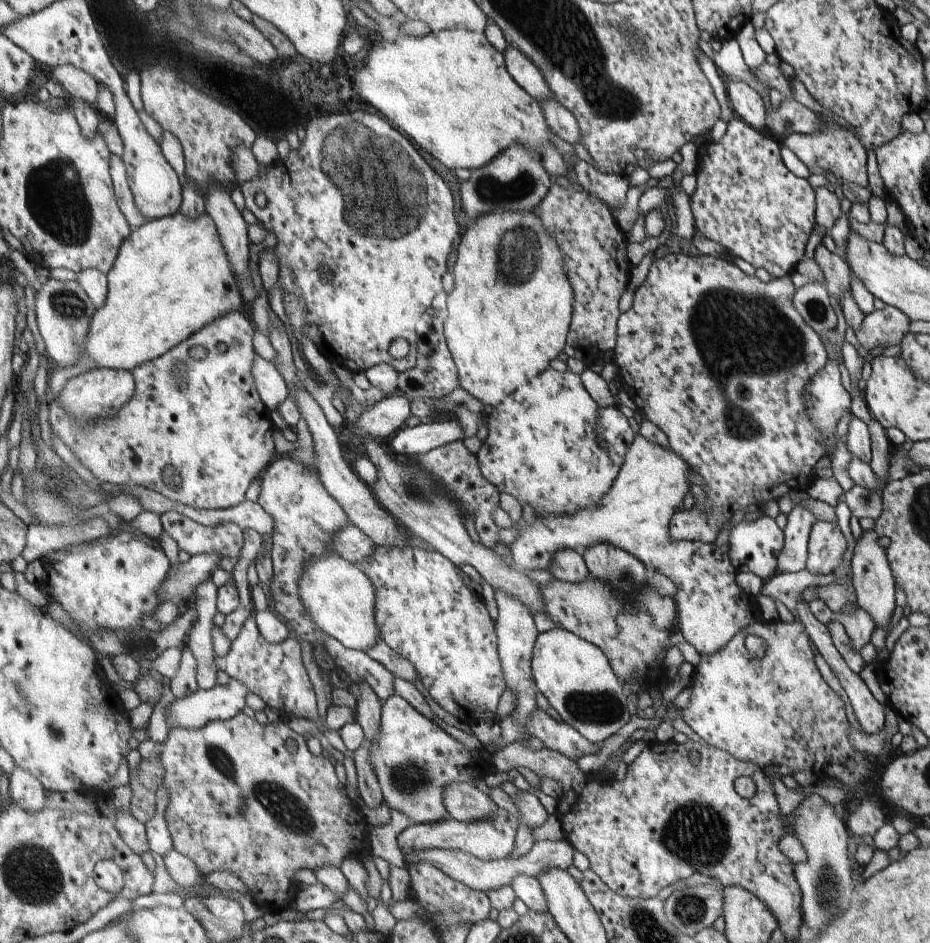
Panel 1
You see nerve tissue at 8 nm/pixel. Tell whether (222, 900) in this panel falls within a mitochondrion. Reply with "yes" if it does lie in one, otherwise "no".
no

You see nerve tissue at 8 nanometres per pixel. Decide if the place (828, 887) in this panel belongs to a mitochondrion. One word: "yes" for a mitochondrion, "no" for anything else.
yes

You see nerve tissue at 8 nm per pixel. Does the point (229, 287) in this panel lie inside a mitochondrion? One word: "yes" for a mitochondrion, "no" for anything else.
no

